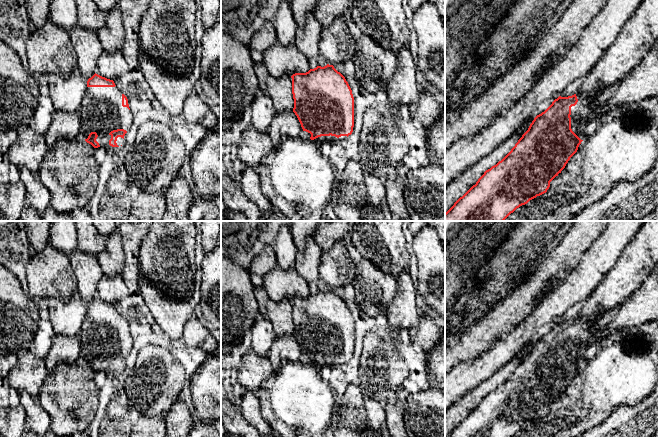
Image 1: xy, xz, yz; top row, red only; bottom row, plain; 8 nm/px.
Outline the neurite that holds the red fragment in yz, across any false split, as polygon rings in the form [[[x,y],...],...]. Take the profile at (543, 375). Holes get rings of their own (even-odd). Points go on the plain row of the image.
[[[578,316],[572,320],[555,323],[541,338],[537,339],[528,354],[522,359],[511,375],[496,389],[486,394],[462,421],[446,437],[513,437],[517,432],[547,416],[550,406],[565,392],[570,382],[577,376],[586,362],[587,349],[601,317],[581,320]]]

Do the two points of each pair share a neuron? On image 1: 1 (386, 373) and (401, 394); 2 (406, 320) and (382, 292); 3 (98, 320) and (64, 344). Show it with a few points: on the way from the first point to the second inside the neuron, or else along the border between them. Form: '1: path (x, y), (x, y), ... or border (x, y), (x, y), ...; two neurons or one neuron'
1: border (401, 385), (394, 394); two neurons
2: border (396, 279), (396, 293), (385, 312); two neurons
3: border (78, 336), (80, 356); two neurons

